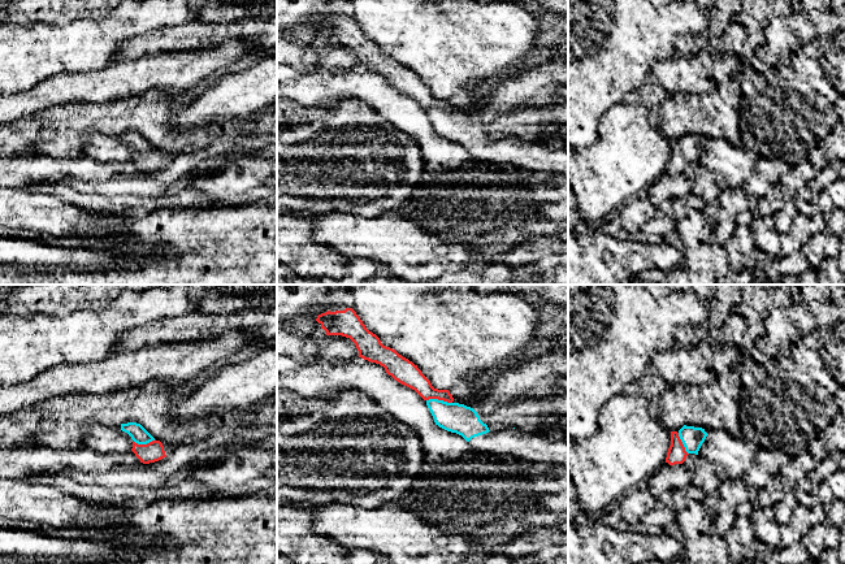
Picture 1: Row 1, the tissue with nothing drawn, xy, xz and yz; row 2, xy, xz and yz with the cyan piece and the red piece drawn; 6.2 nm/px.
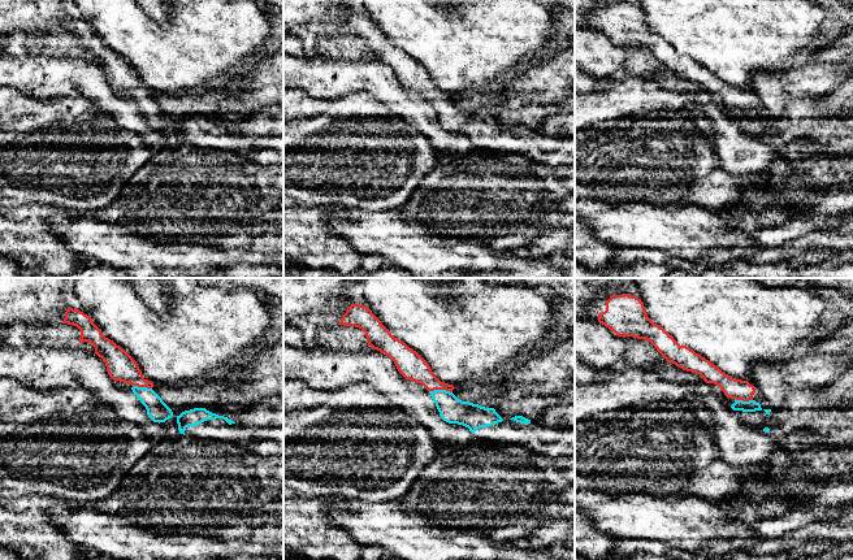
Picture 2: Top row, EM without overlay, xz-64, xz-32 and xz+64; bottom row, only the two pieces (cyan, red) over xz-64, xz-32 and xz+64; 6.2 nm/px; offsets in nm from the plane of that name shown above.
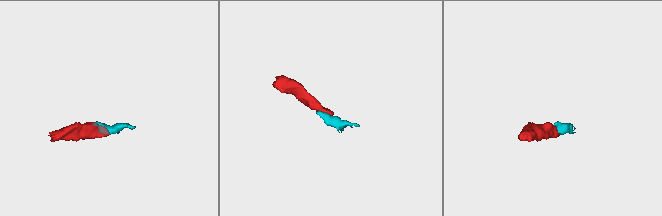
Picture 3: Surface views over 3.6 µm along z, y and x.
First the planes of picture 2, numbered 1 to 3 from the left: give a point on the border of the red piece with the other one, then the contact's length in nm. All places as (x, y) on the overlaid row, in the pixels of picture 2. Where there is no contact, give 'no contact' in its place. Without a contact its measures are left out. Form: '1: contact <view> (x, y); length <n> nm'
1: contact xz-64 (142, 387); length 120 nm
2: contact xz-32 (441, 390); length 140 nm
3: contact xz+64 (744, 402); length 110 nm

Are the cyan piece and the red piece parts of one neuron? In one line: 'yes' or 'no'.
yes

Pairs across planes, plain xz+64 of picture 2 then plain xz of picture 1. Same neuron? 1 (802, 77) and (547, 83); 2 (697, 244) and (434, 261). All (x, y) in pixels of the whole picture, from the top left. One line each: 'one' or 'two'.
1: one
2: one

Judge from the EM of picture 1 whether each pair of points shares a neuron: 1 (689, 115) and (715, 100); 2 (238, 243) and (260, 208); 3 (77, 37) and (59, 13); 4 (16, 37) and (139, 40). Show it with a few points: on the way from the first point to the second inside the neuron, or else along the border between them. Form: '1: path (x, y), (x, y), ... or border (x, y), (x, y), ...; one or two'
1: path (696, 115), (701, 115), (709, 107); one
2: path (247, 234), (260, 221), (260, 217); one
3: border (94, 17), (77, 17), (65, 24), (35, 24); two
4: border (150, 31), (126, 39), (117, 48), (112, 60); two

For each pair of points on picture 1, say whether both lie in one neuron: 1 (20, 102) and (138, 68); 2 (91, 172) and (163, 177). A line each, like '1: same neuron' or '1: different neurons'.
1: same neuron
2: same neuron

